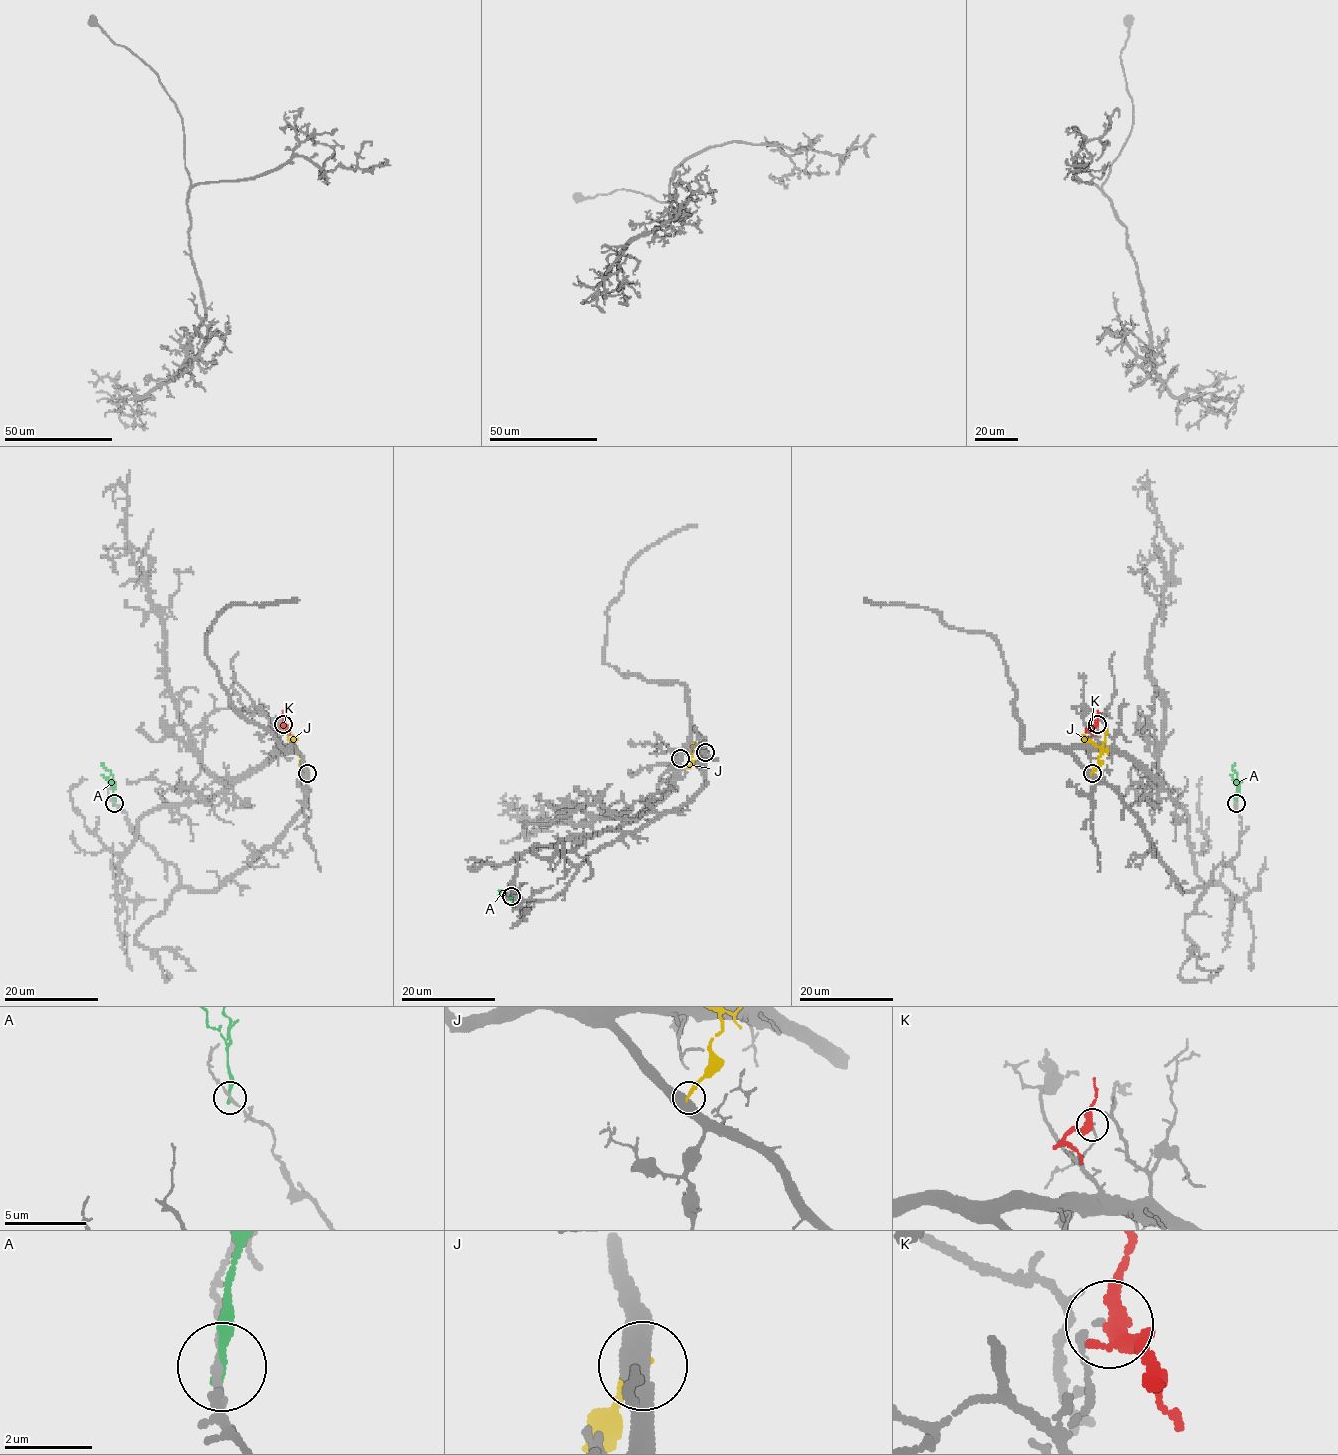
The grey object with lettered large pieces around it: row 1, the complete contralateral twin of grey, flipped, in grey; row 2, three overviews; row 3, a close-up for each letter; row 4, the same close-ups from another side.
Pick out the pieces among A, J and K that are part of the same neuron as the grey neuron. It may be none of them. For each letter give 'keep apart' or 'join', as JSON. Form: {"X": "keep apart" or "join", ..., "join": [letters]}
{"A": "keep apart", "J": "keep apart", "K": "keep apart", "join": []}

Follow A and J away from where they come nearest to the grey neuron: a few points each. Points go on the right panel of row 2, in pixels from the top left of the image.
A: (1236, 803), (1239, 782), (1233, 769), (1235, 762)
J: (1092, 773), (1102, 753), (1105, 729)

